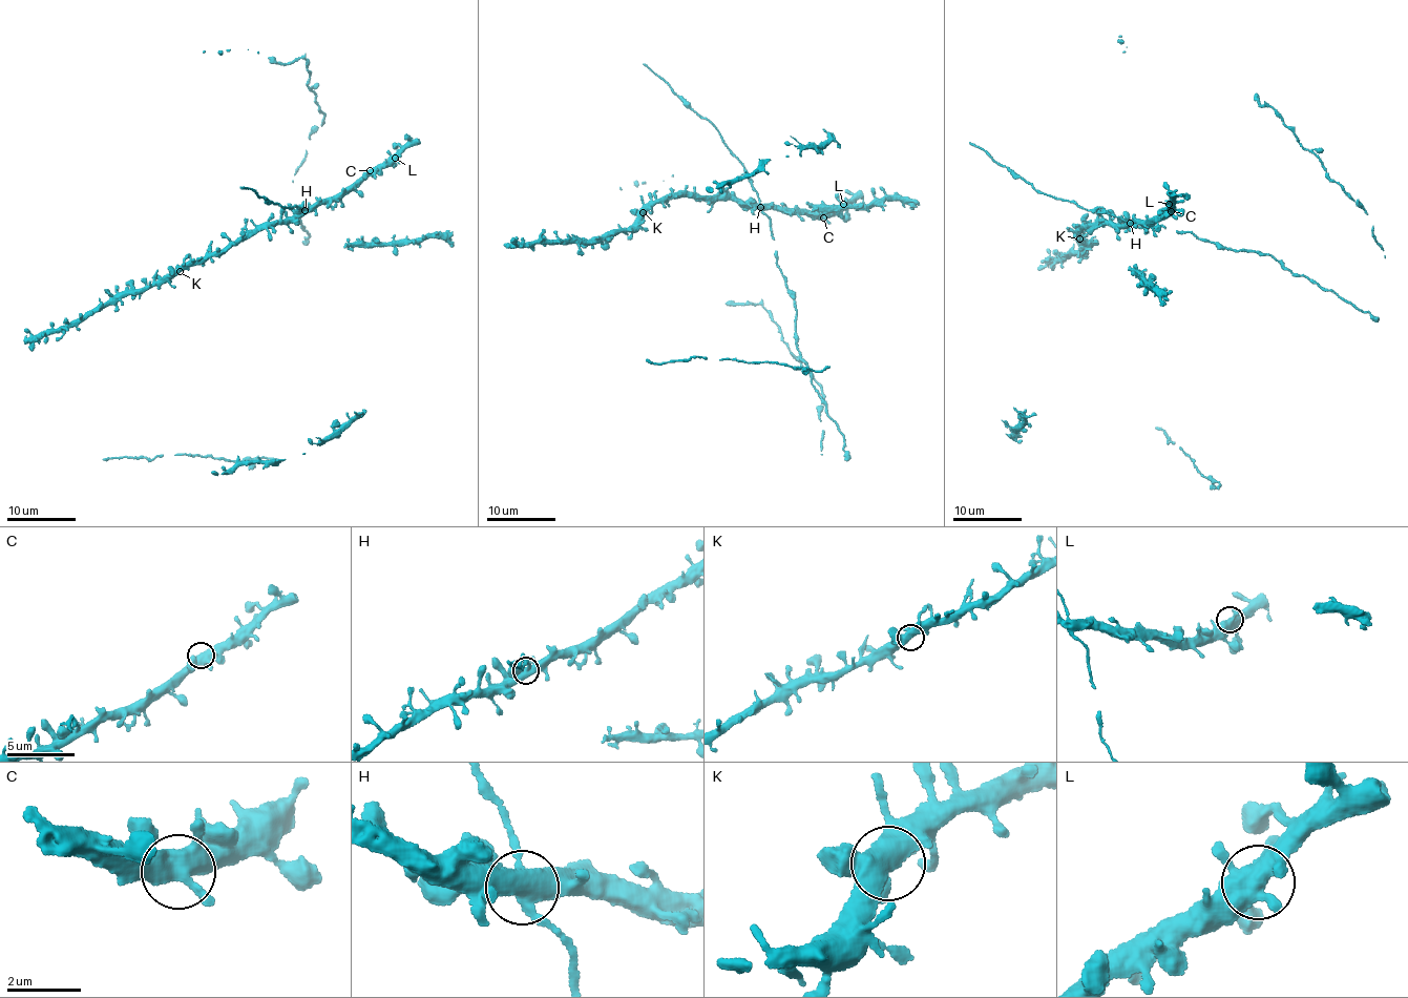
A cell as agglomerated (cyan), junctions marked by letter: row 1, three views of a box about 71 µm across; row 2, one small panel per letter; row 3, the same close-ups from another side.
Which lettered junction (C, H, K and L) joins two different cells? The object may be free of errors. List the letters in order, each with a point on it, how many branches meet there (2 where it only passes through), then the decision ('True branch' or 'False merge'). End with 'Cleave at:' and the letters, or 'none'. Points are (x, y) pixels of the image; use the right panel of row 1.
C: Place: (1171, 211). Branches: 4. True branch
H: Place: (1130, 223). Branches: 4. True branch
K: Place: (1079, 238). Branches: 4. True branch
L: Place: (1169, 204). Branches: 4. True branch
Cleave at: none

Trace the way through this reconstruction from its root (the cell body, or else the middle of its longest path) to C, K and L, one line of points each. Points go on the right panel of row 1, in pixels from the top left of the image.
C: (1157, 227), (1138, 227), (1133, 222), (1144, 226), (1159, 222), (1171, 211)
K: (1157, 227), (1108, 224), (1104, 219), (1087, 224), (1084, 229), (1079, 228), (1074, 234), (1079, 238)
L: (1157, 227), (1138, 227), (1133, 222), (1144, 226), (1159, 222), (1168, 214), (1171, 206), (1169, 204)

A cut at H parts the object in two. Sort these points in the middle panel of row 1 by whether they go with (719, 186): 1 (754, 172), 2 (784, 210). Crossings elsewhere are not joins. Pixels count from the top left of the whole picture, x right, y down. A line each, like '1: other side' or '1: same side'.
1: same side
2: same side

